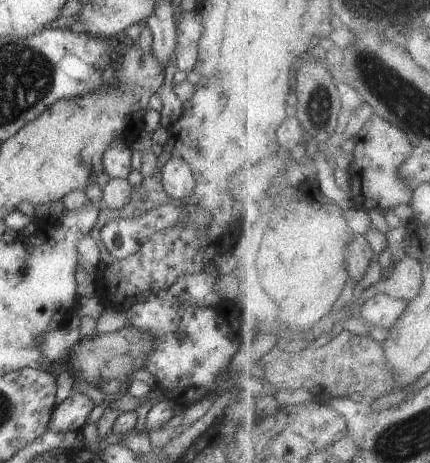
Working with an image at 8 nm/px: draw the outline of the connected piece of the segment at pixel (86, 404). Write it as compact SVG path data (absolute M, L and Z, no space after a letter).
M82 393L71 394L53 411L48 430L53 432L80 431L95 407L94 402Z

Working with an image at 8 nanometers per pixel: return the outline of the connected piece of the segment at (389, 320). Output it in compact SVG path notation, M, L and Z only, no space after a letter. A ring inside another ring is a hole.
M380 293L364 303L361 309L361 320L367 326L374 325L392 330L409 304L406 299L397 299L389 294Z

